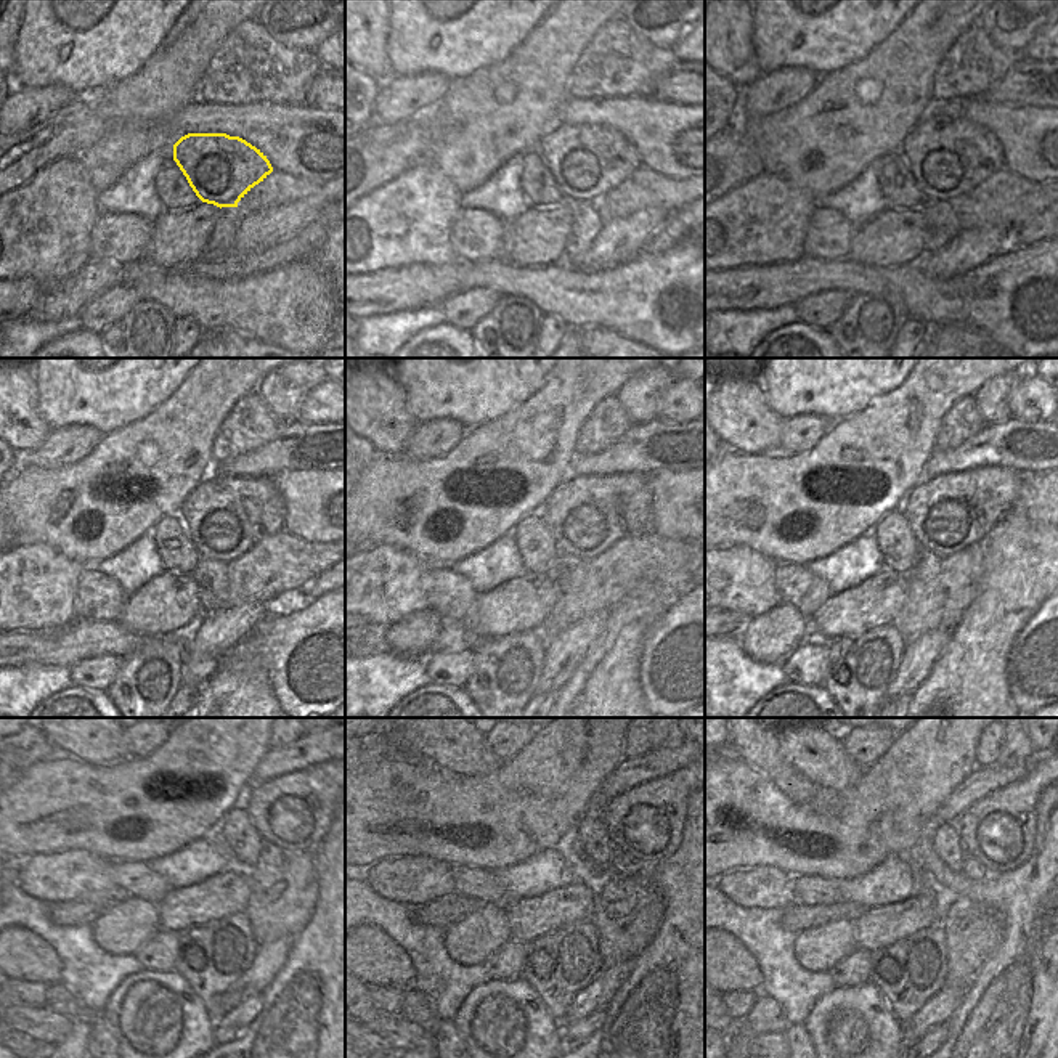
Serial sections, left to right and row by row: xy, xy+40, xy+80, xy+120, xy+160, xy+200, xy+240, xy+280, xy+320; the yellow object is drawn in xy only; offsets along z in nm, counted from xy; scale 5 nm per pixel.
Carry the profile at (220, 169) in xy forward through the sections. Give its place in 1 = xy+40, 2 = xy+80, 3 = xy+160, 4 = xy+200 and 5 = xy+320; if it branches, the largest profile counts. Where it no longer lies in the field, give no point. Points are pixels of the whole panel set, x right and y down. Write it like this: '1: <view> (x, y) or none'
1: xy+40 (586, 161)
2: xy+80 (948, 156)
3: xy+160 (606, 498)
4: xy+200 (967, 492)
5: xy+320 (1001, 829)

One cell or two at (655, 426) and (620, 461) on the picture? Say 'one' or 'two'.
one

